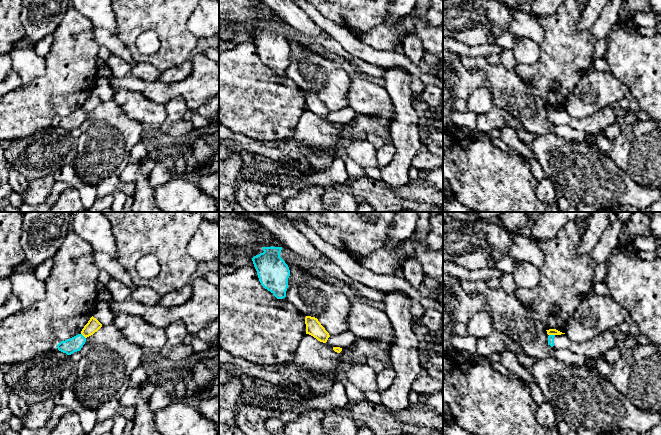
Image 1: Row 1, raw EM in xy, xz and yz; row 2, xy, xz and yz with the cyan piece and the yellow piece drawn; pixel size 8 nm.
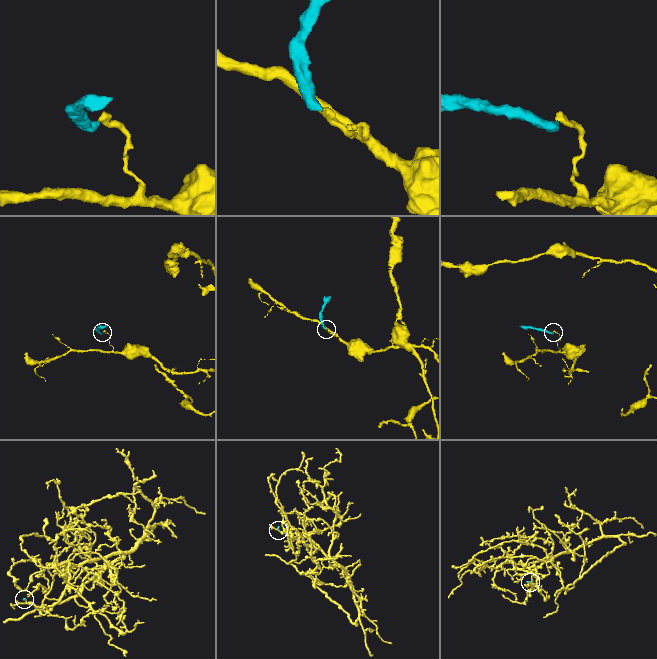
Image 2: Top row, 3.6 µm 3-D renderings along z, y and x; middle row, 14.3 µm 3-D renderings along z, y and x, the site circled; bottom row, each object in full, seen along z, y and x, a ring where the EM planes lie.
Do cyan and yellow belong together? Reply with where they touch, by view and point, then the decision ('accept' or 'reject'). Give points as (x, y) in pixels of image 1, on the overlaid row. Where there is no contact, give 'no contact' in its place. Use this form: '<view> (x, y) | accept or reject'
yz (552, 335) | reject

